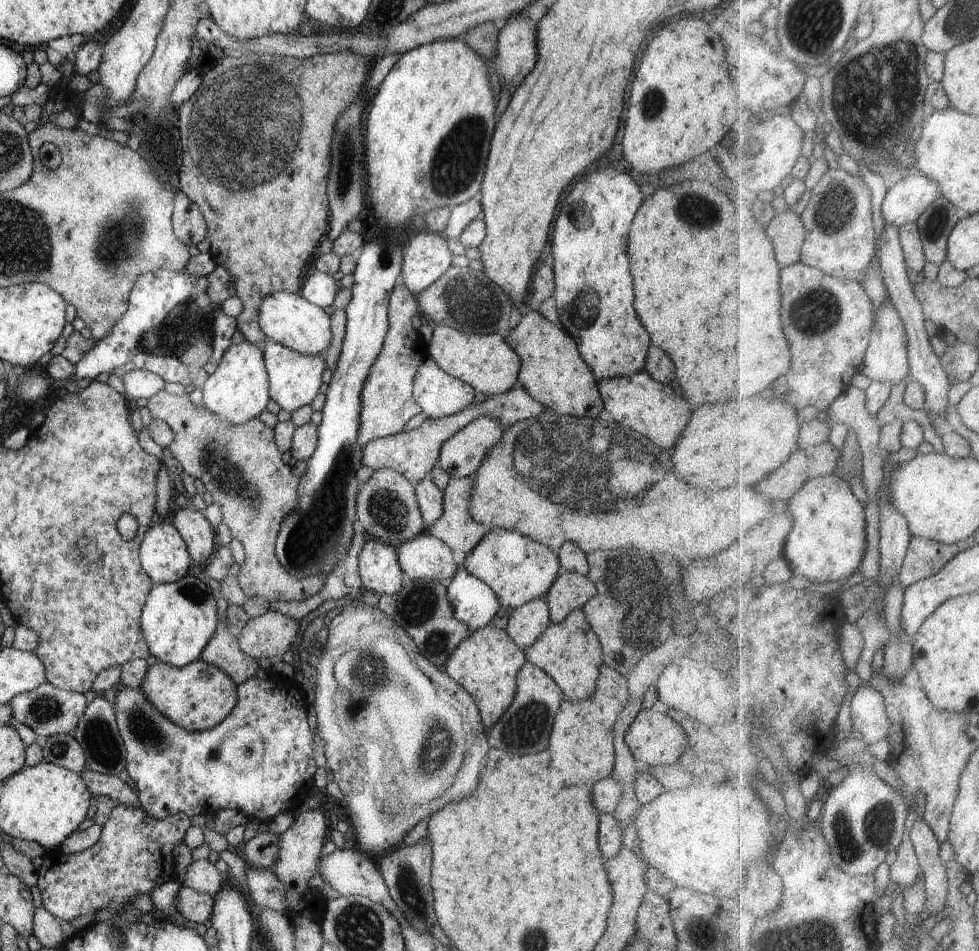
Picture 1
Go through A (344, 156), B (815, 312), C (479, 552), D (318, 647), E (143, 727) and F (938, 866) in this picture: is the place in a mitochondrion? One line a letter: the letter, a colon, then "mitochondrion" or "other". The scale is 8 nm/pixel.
A: mitochondrion
B: mitochondrion
C: other
D: other
E: mitochondrion
F: other

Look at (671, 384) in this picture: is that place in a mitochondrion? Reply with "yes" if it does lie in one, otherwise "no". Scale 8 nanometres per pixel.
no

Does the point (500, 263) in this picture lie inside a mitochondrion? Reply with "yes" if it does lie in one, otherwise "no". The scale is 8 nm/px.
no

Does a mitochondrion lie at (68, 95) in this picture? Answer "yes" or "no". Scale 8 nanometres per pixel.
no

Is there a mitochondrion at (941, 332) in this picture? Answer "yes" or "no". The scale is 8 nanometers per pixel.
no

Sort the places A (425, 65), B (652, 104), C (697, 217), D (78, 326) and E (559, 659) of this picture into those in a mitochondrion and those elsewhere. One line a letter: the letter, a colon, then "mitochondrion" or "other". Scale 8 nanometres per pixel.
A: other
B: mitochondrion
C: mitochondrion
D: other
E: other

